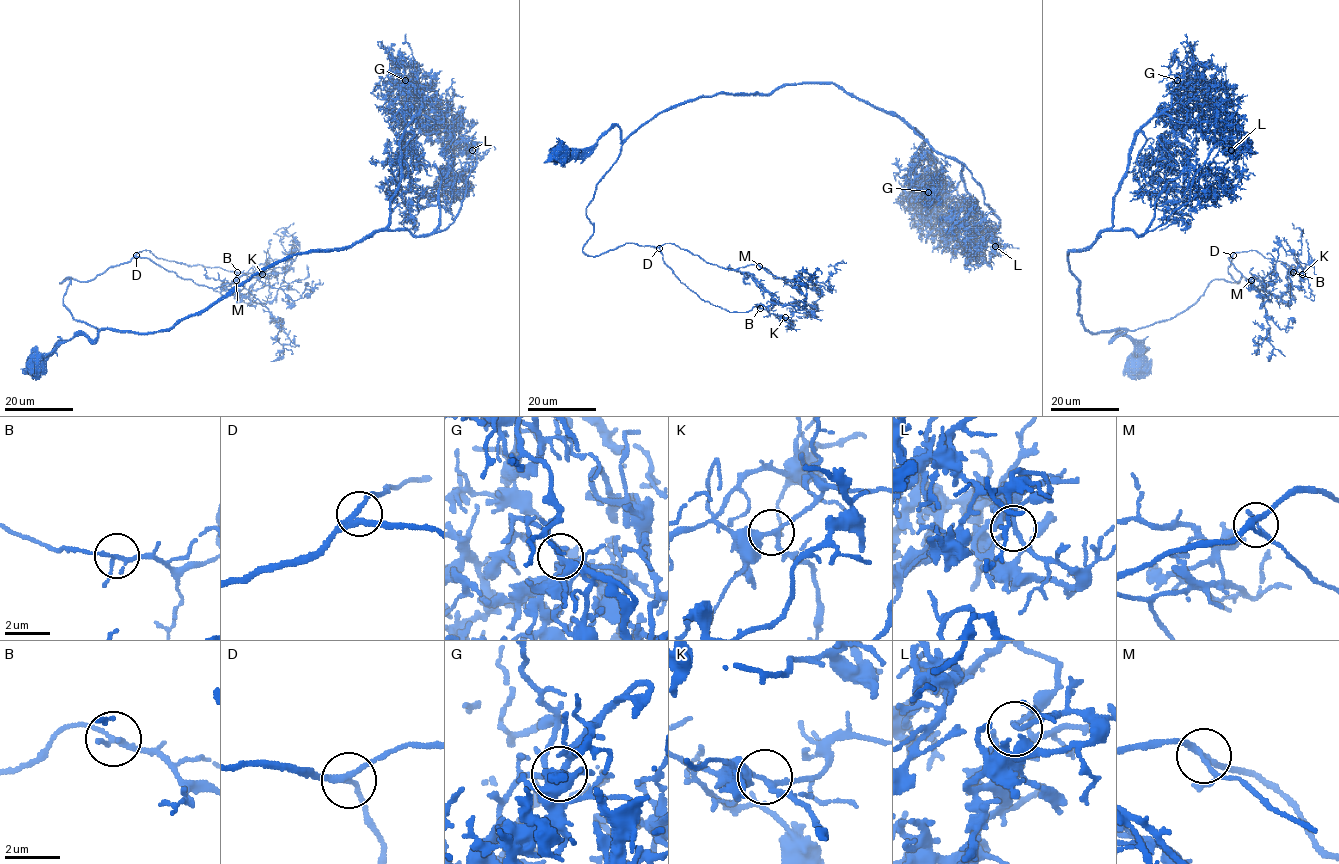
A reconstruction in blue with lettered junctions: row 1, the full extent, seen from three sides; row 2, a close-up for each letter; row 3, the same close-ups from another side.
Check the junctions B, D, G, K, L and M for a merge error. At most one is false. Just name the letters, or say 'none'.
none

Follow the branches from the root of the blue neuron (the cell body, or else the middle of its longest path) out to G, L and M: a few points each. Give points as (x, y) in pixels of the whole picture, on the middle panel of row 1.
G: (557, 152), (589, 148), (616, 125), (627, 139), (701, 96), (836, 83), (922, 137), (944, 186), (928, 192)
L: (557, 152), (589, 148), (616, 125), (627, 139), (701, 96), (836, 83), (965, 165), (999, 217), (995, 246)
M: (557, 152), (620, 130), (620, 156), (585, 211), (593, 226), (585, 254), (674, 243), (730, 270), (759, 266)

